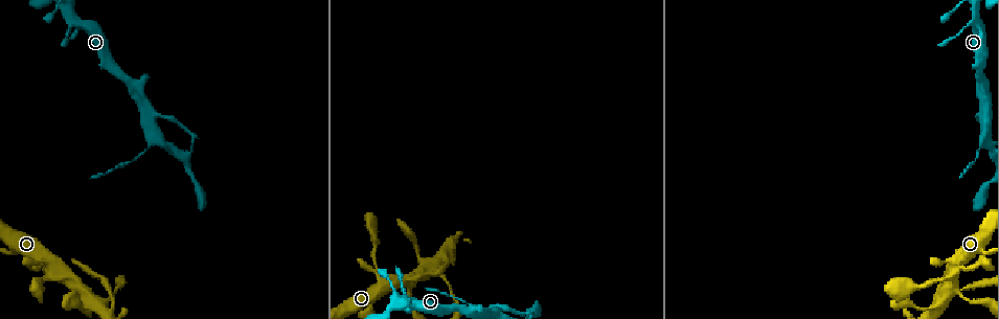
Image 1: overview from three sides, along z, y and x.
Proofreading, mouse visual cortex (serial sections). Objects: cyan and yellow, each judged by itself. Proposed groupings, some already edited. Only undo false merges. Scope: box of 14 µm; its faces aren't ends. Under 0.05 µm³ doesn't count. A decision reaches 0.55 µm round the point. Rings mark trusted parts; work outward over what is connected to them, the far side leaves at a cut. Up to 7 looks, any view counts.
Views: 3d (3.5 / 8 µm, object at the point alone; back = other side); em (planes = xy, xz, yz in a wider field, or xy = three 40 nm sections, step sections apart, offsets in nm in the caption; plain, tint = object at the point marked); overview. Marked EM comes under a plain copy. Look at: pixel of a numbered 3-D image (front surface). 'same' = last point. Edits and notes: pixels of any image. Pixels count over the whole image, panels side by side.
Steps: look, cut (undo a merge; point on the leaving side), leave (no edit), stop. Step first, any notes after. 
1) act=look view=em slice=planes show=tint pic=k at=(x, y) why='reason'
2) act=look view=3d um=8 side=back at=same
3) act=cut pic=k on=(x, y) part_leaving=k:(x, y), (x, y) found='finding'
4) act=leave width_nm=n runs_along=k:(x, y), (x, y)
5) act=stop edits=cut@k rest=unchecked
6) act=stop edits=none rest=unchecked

act=look view=3d um=3.5 side=back pic=1 at=(379, 281)

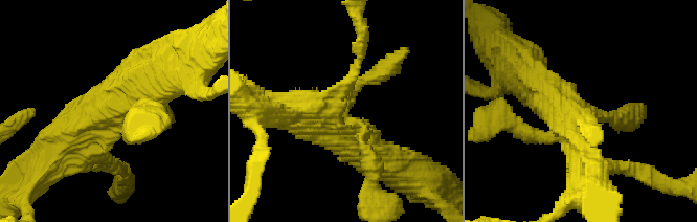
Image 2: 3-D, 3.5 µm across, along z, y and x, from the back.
act=look view=em slice=xy step=2 show=tint at=same why='now the EM'

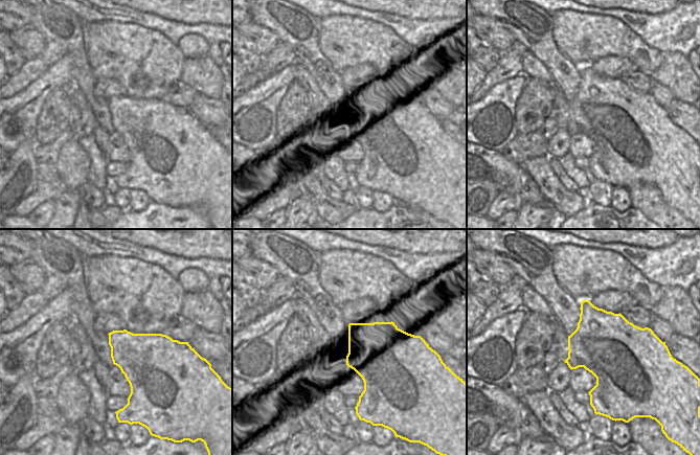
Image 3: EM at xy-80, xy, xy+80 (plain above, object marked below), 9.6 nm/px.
act=leave runs_along=2:(133, 96), (85, 118), (37, 180) found='all the same cell'

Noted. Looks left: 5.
act=look view=em slice=xy step=2 show=tint pic=1 at=(486, 310) why='three-way junction'

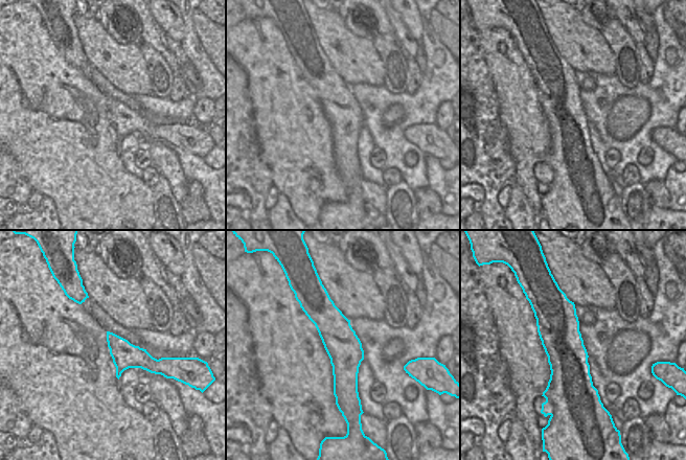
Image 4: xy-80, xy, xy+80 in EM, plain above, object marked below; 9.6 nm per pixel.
act=look view=3d um=3.5 at=same

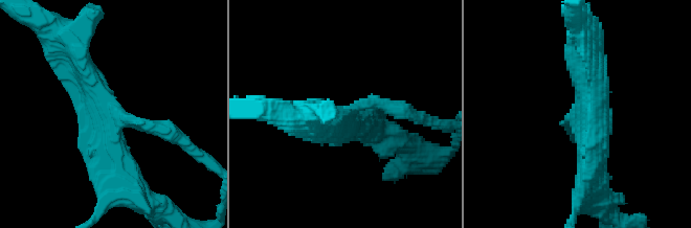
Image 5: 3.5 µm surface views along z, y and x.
act=leave runs_along=5:(80, 64), (98, 115), (170, 132) found='all the same cell'

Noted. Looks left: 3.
act=look view=3d um=3.5 pic=1 at=(527, 310) why='touches itself'

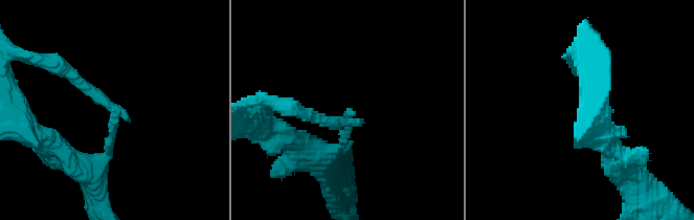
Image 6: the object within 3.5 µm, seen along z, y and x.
act=look view=em slice=planes show=tint pic=6 at=(346, 116)

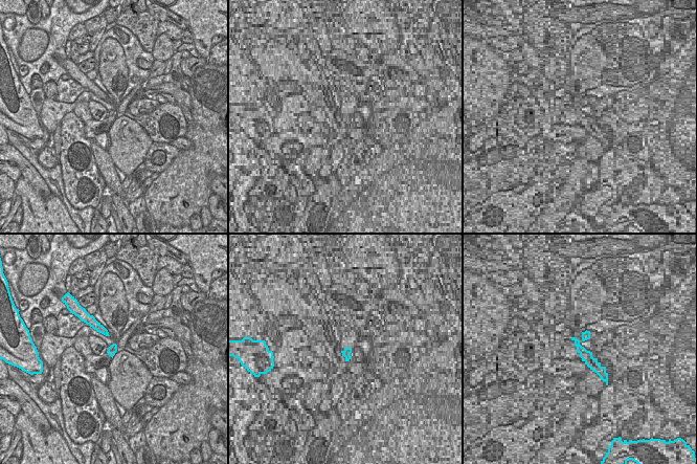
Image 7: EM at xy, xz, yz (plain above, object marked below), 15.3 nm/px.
act=leave runs_along=6:(626, 168), (594, 129), (585, 110) found='continuous, no second cell'

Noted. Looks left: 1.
act=stop edits=none rest=unchecked

